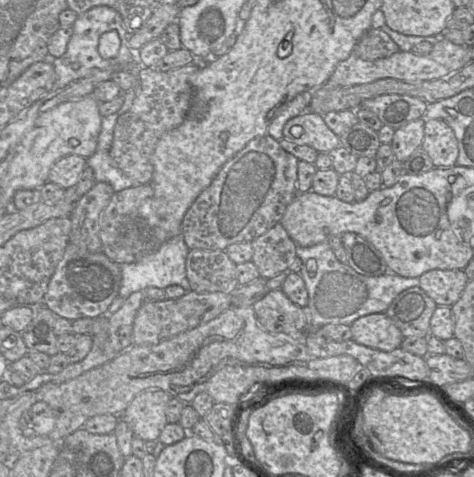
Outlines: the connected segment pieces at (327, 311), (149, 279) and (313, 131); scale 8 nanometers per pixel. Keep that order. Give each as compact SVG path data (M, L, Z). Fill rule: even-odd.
M328 242L311 247L296 248L296 255L302 265L300 275L308 292L308 304L305 308L309 328L319 329L328 324L349 325L362 316L373 313L385 313L393 300L403 291L419 286L419 278L406 278L388 272L382 276L370 277L357 273L348 264L339 262ZM315 259L315 274L307 271L307 261Z
M182 233L163 243L157 251L144 256L135 263L120 264L122 280L118 296L127 299L133 292L148 287L165 289L171 285L181 286L186 292L190 291L190 284L186 277L186 257L189 252Z
M308 110L287 121L283 137L297 145L310 146L318 153L328 153L341 145L339 136L326 125L323 116Z

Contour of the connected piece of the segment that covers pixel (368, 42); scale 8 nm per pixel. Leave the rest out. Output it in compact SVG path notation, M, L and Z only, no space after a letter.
M370 28L356 43L352 53L359 58L373 61L386 58L400 51L399 46L380 28Z

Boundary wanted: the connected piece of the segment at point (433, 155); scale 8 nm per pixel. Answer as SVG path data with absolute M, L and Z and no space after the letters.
M425 120L421 147L430 157L434 167L450 168L457 165L458 141L454 131L445 121Z

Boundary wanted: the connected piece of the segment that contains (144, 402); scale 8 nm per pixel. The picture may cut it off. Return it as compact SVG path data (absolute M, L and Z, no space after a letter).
M148 389L138 394L120 416L144 441L157 441L168 423L166 406L170 395L160 389Z

